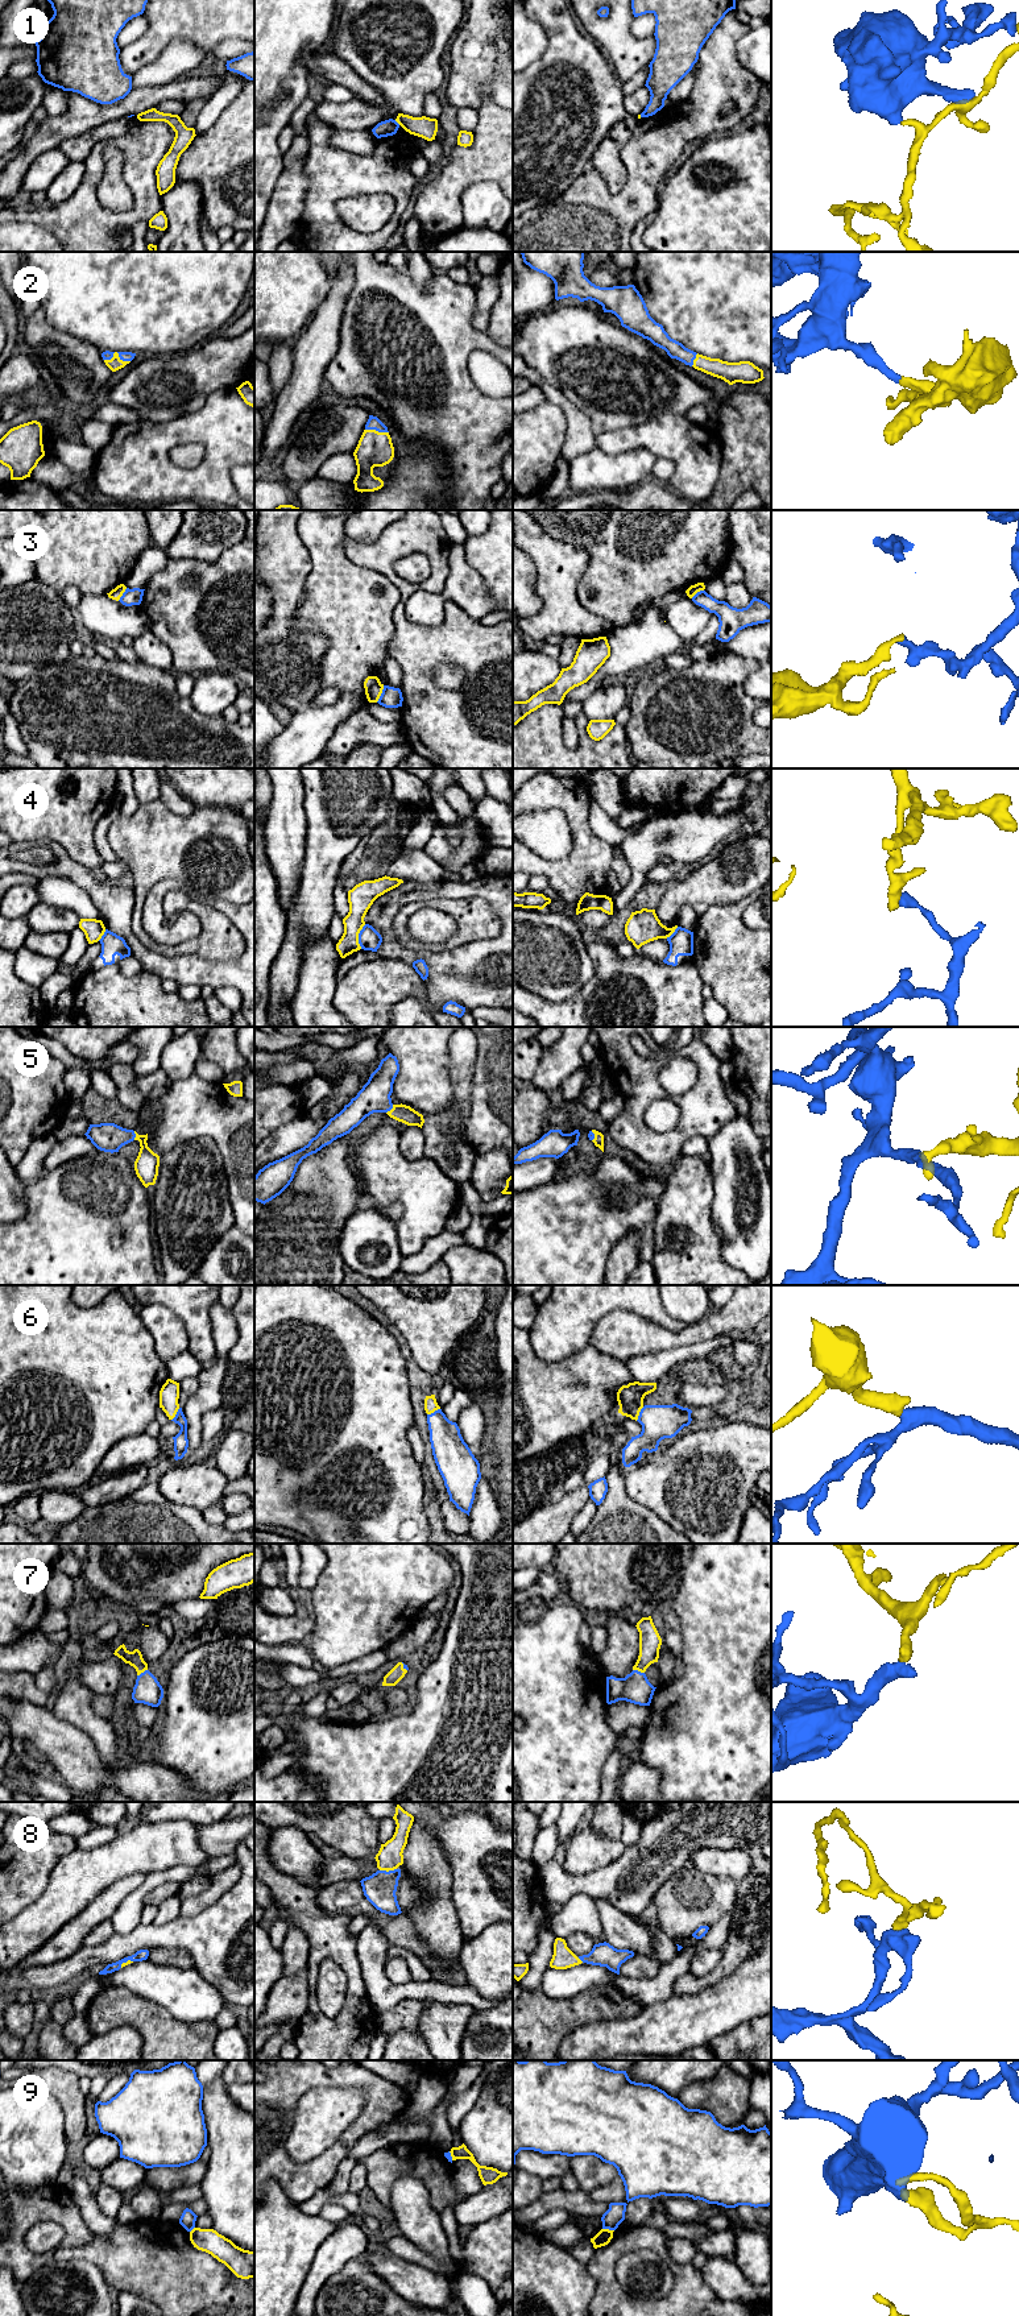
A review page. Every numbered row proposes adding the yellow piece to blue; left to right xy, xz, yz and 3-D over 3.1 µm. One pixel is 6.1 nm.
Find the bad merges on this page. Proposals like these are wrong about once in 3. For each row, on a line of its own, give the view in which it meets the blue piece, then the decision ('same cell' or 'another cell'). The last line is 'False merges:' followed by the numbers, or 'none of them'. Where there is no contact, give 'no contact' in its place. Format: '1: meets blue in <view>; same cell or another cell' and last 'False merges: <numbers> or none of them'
1: meets blue in xz; another cell
2: meets blue in xy; same cell
3: meets blue in xz; another cell
4: meets blue in xz; another cell
5: meets blue in xz; same cell
6: meets blue in yz; same cell
7: meets blue in yz; same cell
8: meets blue in xz; same cell
9: meets blue in yz; another cell
False merges: 1, 3, 4, 9

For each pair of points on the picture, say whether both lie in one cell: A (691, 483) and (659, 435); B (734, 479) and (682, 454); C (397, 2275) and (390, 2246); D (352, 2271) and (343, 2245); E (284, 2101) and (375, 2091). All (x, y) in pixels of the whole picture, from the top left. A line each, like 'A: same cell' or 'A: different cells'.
A: same cell
B: different cells
C: different cells
D: different cells
E: same cell

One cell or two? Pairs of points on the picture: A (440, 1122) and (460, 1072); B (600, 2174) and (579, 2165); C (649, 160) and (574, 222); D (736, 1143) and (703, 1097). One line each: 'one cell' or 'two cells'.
A: one cell
B: one cell
C: one cell
D: two cells

